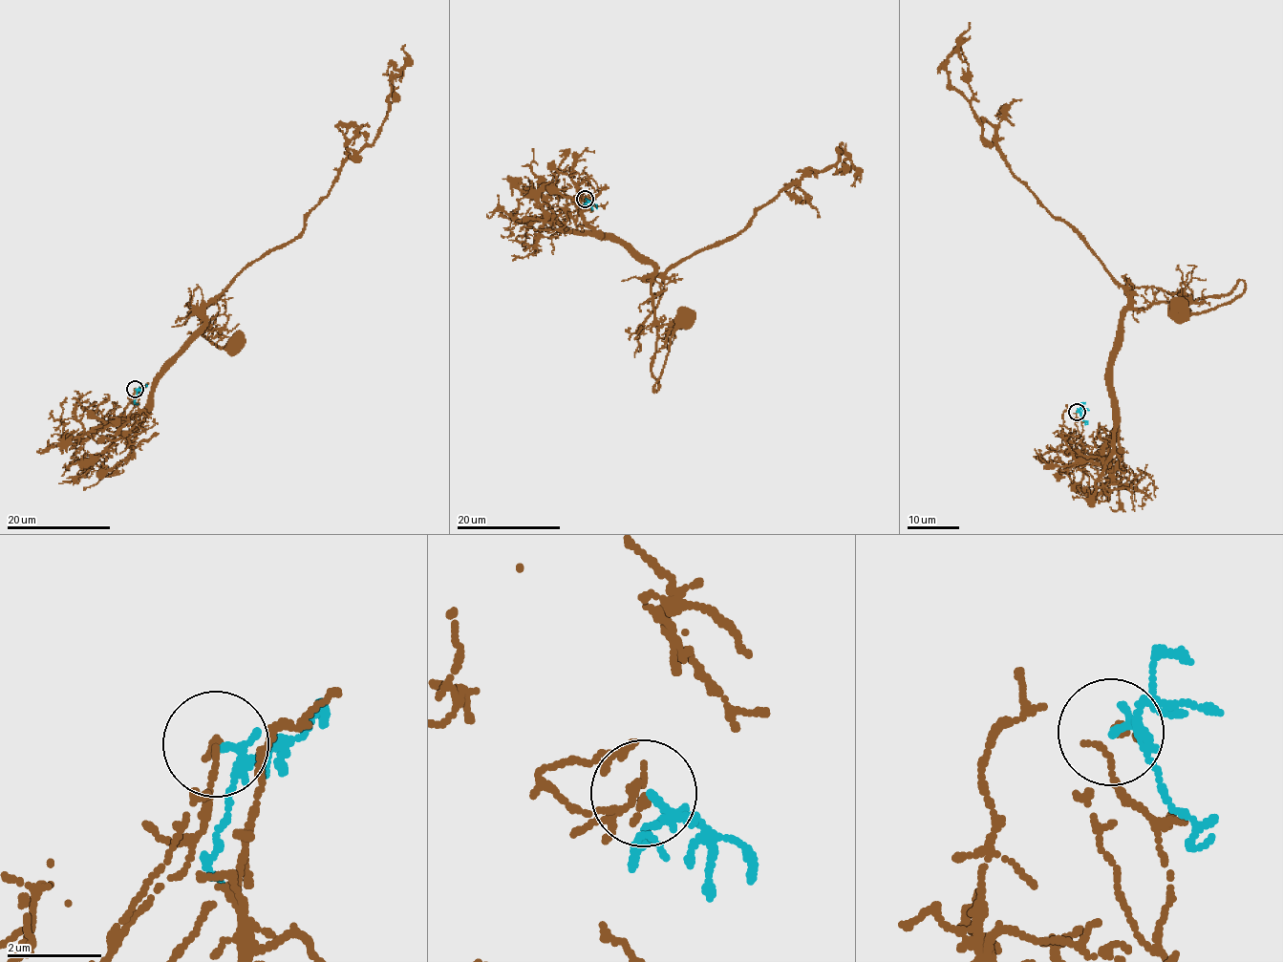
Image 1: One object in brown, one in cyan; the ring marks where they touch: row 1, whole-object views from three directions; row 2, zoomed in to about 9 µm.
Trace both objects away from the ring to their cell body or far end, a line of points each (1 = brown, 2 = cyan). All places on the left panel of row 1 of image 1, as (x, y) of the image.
1: (135, 389), (122, 413), (97, 429), (137, 416), (202, 320), (211, 342), (235, 344)
2: (135, 389), (135, 402), (138, 403)

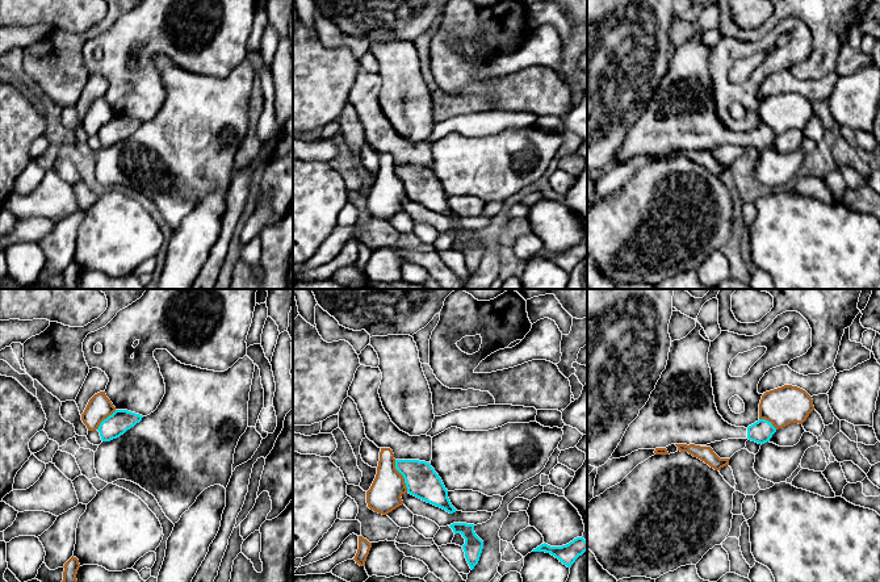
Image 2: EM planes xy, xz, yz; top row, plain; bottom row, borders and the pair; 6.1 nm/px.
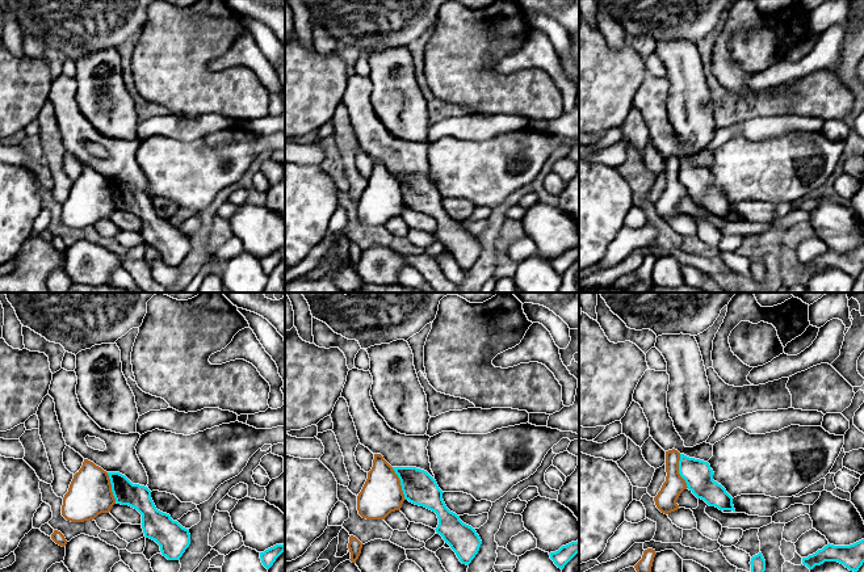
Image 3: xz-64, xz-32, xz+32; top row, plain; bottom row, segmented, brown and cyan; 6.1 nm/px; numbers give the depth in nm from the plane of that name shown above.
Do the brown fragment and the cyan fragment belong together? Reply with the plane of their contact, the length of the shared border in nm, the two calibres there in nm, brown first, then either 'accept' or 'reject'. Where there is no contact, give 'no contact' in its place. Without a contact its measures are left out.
xz | 220 nm | 200/200 nm | reject

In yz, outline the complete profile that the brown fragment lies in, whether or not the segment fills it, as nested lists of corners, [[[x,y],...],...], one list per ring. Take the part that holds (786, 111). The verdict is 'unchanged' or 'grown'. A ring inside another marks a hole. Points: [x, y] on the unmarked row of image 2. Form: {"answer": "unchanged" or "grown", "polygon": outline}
{"answer": "unchanged", "polygon": [[[792,91],[766,97],[759,109],[759,125],[766,125],[779,135],[791,129],[803,130],[814,116],[812,102]]]}

